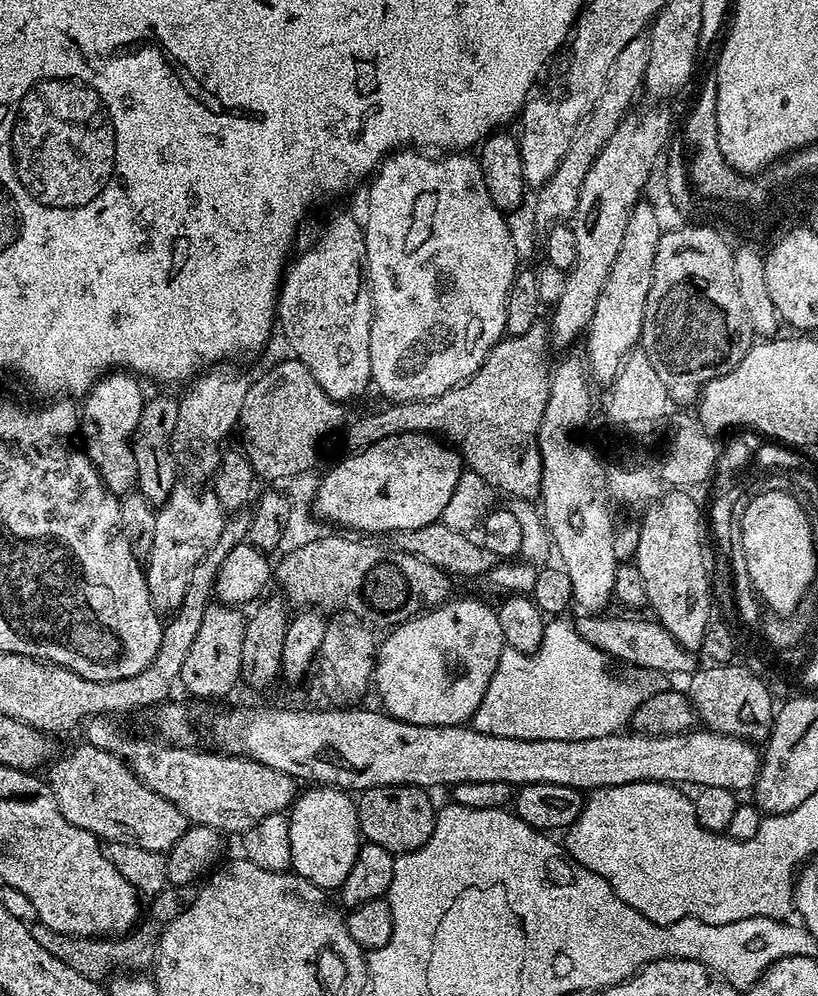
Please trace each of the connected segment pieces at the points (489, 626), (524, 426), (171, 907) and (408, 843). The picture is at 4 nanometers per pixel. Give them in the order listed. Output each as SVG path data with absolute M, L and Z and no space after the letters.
M449 599L447 602L431 609L425 610L410 620L405 620L403 624L395 625L391 629L392 632L385 640L379 641L376 650L375 673L374 673L374 692L384 699L382 704L383 711L389 716L393 716L395 720L402 722L410 722L418 726L454 726L455 724L467 725L471 721L472 716L478 710L478 706L482 702L482 698L486 694L486 686L490 686L490 678L494 674L494 670L498 666L498 658L505 650L504 635L502 634L502 626L498 622L498 614L493 605L483 604L480 600L456 600Z
M542 320L536 321L534 326L522 335L503 337L489 350L482 366L471 379L458 387L452 387L445 393L427 400L397 401L380 412L364 414L352 421L344 436L348 448L346 450L349 453L361 452L384 437L396 436L398 432L438 432L444 422L445 432L458 441L454 442L469 471L482 477L490 488L500 488L516 498L535 499L539 495L542 480L537 434L540 433L542 415L545 414L546 402L549 401L550 372L545 358L549 342L550 330Z
M178 885L163 888L157 896L151 897L152 916L156 920L145 919L137 923L131 932L119 938L93 938L90 936L66 936L58 932L51 932L49 928L41 927L38 932L40 945L46 950L55 952L57 960L64 960L78 974L88 976L91 980L100 980L102 970L108 968L108 948L116 952L116 960L120 960L120 970L127 970L132 974L140 974L151 969L158 959L160 951L160 934L162 926L169 924L182 910L186 910L194 902L197 889L193 885Z
M391 784L390 786L374 786L365 788L359 793L356 800L356 813L360 823L360 835L369 844L382 846L388 852L399 854L418 850L434 834L436 825L437 805L432 805L432 800L423 788L416 788L412 784Z

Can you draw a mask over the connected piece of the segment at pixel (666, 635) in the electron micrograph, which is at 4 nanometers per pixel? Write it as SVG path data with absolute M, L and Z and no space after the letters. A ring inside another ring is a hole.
M584 612L580 614L580 617L575 617L573 621L578 634L607 657L624 660L628 664L646 670L682 674L682 676L695 672L699 667L699 657L691 649L682 647L659 621L650 618L636 620L620 616L607 616L606 614Z

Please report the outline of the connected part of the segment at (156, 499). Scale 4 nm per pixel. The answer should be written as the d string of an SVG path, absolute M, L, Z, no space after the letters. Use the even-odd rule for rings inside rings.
M156 396L145 399L142 418L138 418L138 426L132 435L132 449L134 450L134 466L138 466L136 488L146 498L146 502L159 506L170 498L170 494L178 487L178 465L172 449L172 435L174 426L178 426L179 399L172 396Z

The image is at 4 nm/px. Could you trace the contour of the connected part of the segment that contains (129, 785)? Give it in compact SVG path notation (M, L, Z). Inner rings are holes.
M81 742L73 752L66 753L60 761L58 760L47 769L49 772L46 772L46 779L52 786L62 814L68 822L74 822L82 830L92 832L101 841L142 846L142 850L168 854L190 827L190 822L184 817L182 810L178 810L178 806L174 806L162 794L144 784L121 756Z

